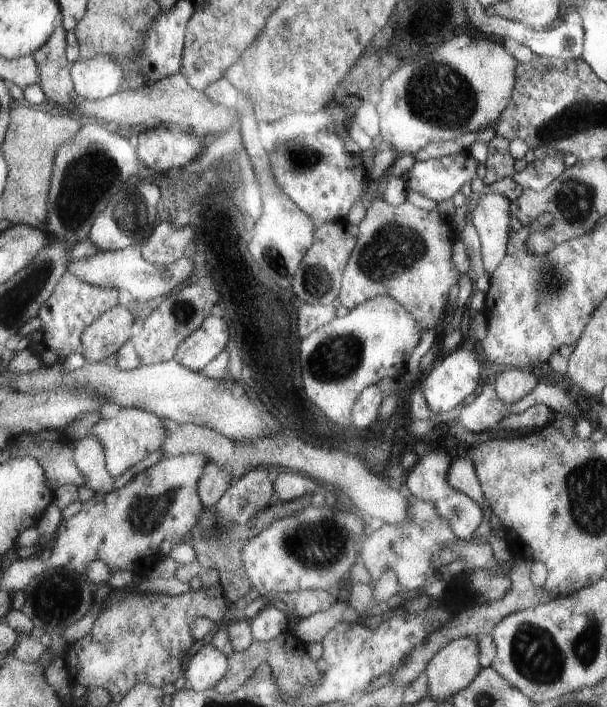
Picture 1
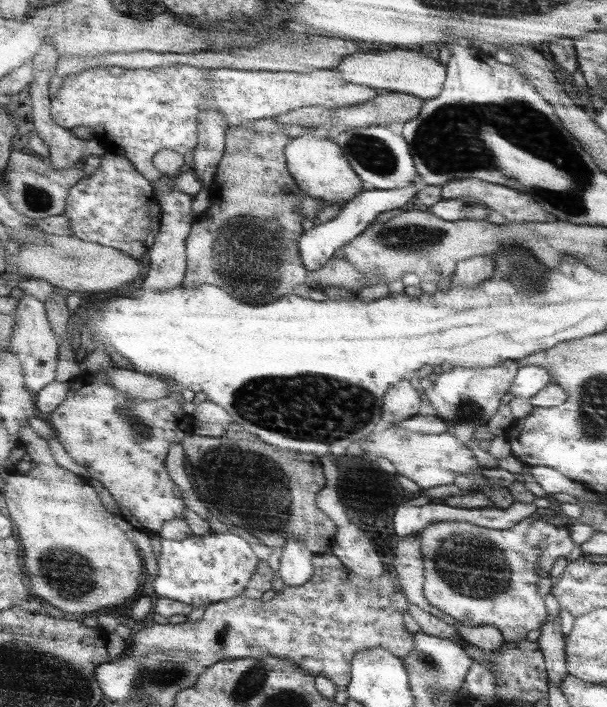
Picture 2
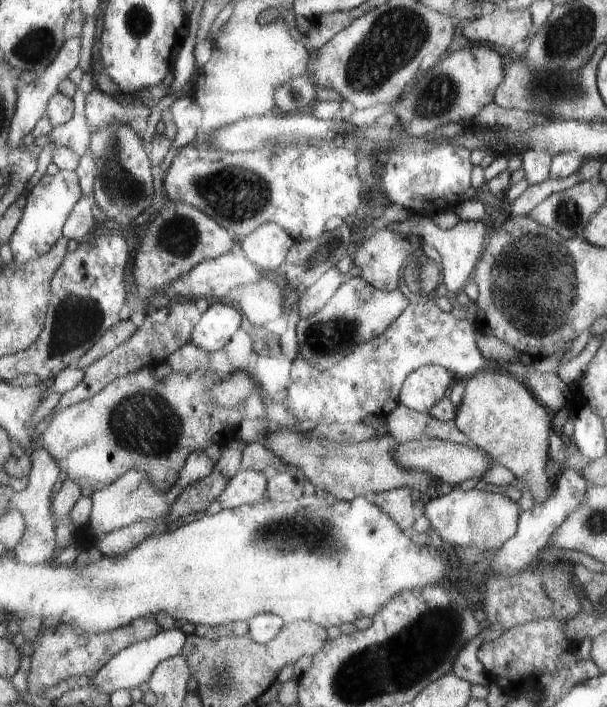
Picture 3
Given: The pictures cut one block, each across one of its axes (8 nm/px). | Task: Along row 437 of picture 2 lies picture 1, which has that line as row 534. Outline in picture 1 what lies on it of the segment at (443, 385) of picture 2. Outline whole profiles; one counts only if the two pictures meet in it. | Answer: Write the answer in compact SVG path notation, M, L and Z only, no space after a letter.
M427 450L427 454L421 458L421 464L417 466L417 470L413 470L407 478L407 494L413 496L415 500L423 500L423 502L433 504L435 512L437 512L437 518L441 518L441 522L451 526L451 532L455 532L455 536L459 540L471 540L475 530L483 522L485 512L483 512L481 502L477 502L475 498L463 494L461 490L457 490L451 484L451 480L449 480L451 464L453 464L453 460L447 452L443 452L443 450L429 452Z

